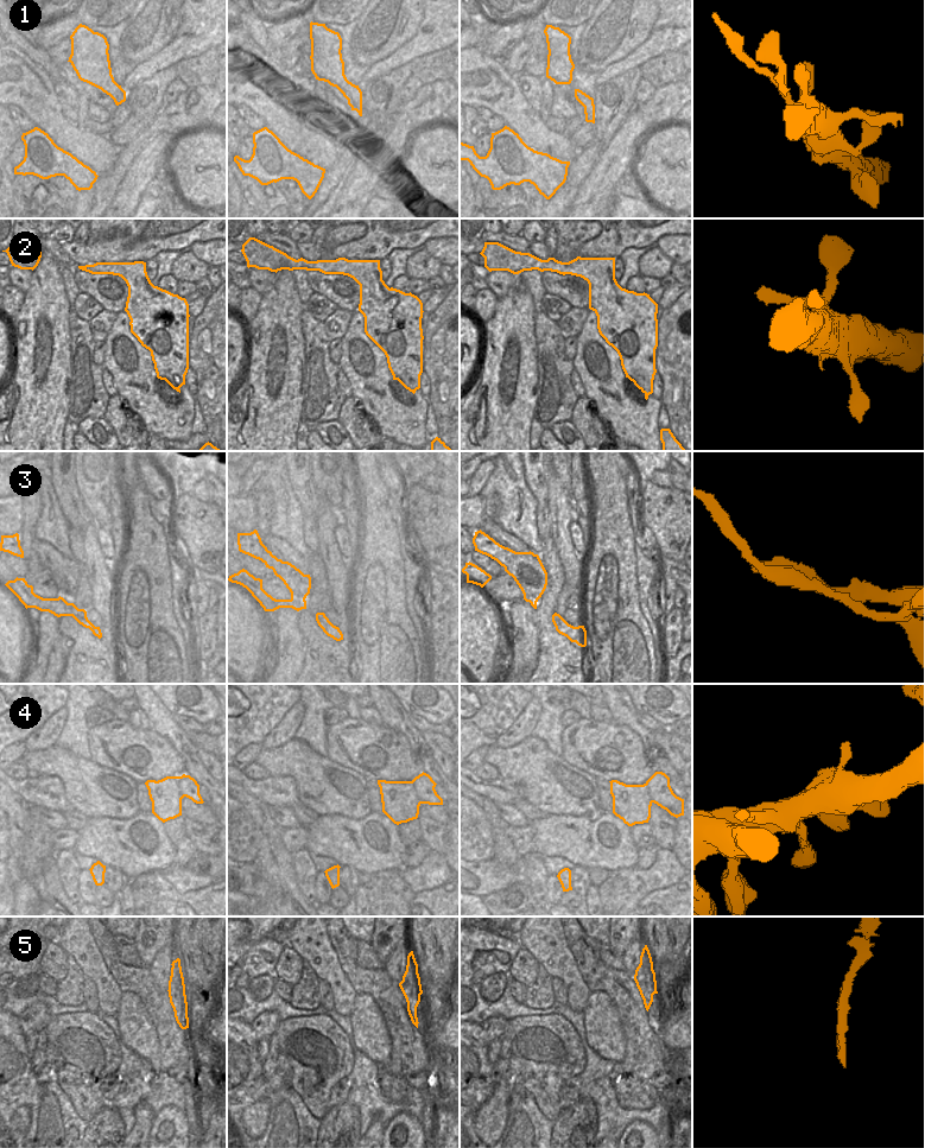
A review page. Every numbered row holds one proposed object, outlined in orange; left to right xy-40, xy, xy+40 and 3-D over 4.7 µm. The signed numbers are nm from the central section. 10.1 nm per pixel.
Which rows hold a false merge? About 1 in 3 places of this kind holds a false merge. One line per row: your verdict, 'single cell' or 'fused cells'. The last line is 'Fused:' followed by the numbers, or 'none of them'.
1: fused cells
2: single cell
3: fused cells
4: single cell
5: fused cells
Fused: 1, 3, 5

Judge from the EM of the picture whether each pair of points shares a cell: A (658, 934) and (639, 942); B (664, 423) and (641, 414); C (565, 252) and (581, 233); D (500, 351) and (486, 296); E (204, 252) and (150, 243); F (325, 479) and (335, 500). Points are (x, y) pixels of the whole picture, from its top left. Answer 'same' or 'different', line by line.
A: different
B: different
C: same
D: different
E: different
F: same

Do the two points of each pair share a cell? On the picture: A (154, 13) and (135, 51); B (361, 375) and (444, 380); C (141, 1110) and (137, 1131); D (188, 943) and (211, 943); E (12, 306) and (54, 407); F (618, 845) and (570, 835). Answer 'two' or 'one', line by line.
A: one
B: two
C: one
D: one
E: two
F: one

